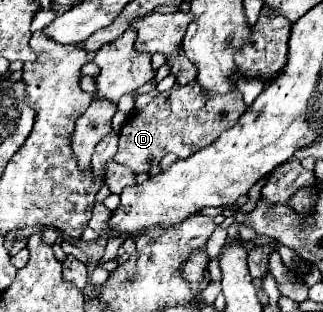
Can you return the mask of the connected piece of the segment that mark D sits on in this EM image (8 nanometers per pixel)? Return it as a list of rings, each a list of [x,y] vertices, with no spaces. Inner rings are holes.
[[[176,83],[170,91],[158,93],[148,105],[124,121],[120,127],[114,161],[130,167],[134,173],[146,173],[152,165],[158,165],[166,153],[174,153],[180,159],[190,157],[200,151],[200,147],[208,147],[212,141],[216,141],[222,131],[236,125],[244,111],[246,105],[238,91],[232,91],[232,95],[212,95],[212,99],[204,99],[204,89],[200,83]]]

